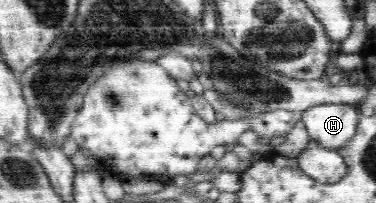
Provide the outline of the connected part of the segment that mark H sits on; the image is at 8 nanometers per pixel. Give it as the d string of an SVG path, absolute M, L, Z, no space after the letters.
M323 104L305 110L301 121L319 146L342 148L354 138L360 113L356 105Z

